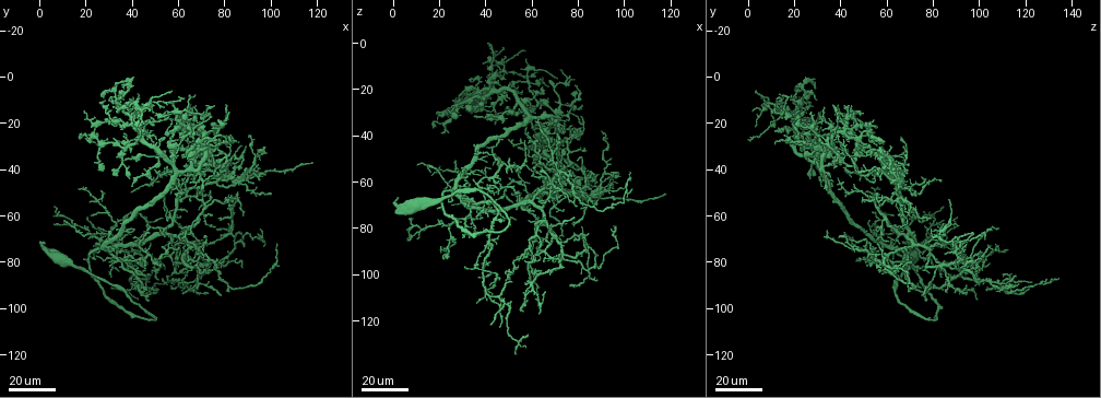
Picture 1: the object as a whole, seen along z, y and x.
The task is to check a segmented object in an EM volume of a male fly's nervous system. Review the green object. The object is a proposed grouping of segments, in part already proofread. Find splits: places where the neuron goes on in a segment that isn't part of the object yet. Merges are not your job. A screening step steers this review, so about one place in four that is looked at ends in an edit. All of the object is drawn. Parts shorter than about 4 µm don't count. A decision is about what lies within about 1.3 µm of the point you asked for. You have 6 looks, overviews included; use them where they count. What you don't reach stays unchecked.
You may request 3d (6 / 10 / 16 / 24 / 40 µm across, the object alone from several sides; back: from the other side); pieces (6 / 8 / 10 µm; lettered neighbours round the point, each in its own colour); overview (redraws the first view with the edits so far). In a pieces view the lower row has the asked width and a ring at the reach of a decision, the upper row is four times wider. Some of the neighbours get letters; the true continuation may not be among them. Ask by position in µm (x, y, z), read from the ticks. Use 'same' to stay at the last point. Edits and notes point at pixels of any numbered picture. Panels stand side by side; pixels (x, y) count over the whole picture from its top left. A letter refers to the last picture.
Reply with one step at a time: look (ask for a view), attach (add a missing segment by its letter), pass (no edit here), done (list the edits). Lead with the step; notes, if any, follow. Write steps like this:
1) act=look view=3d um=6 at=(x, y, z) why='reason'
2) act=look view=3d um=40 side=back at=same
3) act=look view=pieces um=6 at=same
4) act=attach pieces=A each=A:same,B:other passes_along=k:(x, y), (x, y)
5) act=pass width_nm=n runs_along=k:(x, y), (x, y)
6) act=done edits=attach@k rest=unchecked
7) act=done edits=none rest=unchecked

act=look view=3d um=24 at=(46, 86, 110) why='an open end'

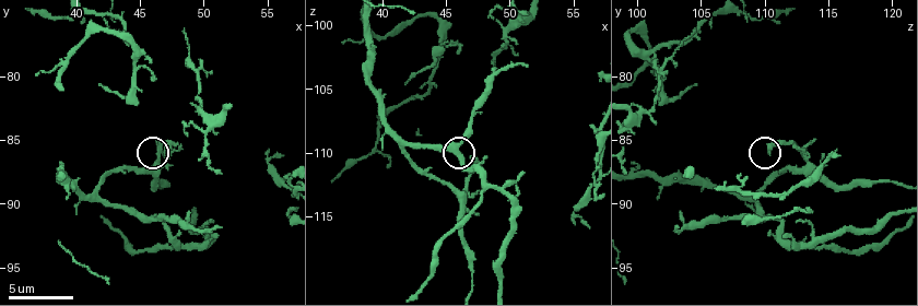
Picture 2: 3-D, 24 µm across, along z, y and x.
act=look view=pieces um=8 at=(46.8, 86.0, 110.4) why='what lies round it'

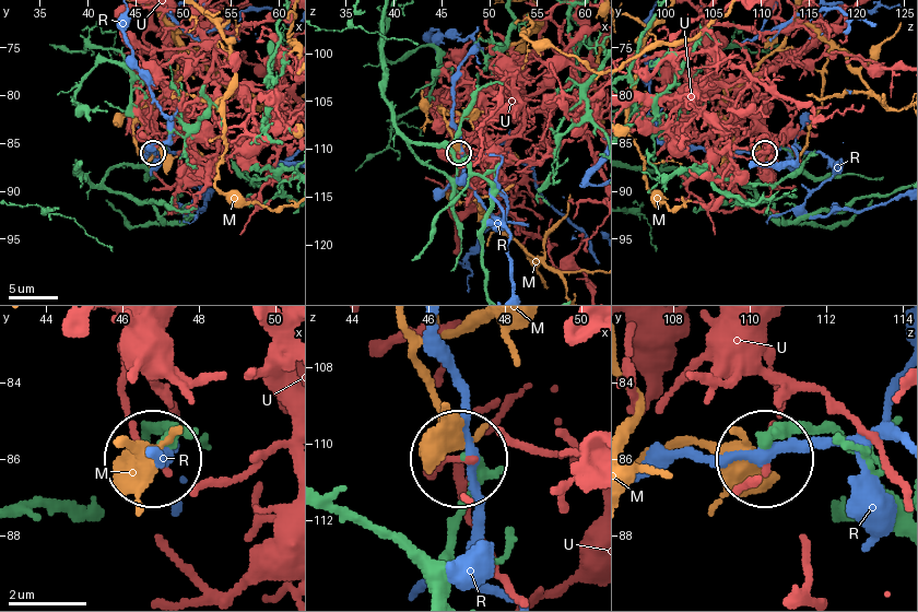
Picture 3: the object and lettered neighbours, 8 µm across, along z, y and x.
act=pass width_nm=210 each=M:other,R:other,U:other found='none of them fits'

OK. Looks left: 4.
act=look view=3d um=40 at=(75, 52, 52) why='an open end'

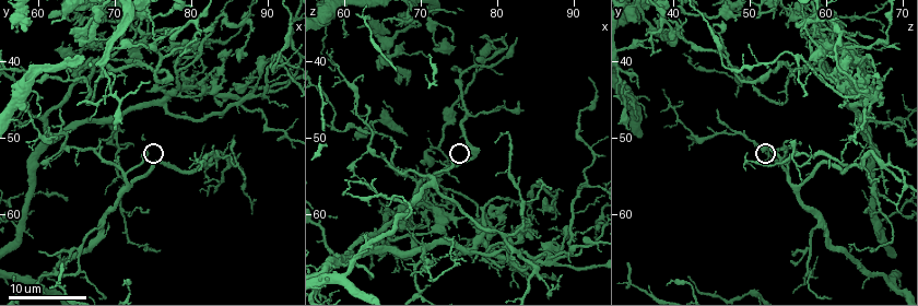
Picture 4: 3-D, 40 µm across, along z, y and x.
act=look view=3d um=6 at=(74.0, 51.5, 53.0) why='zoom in'

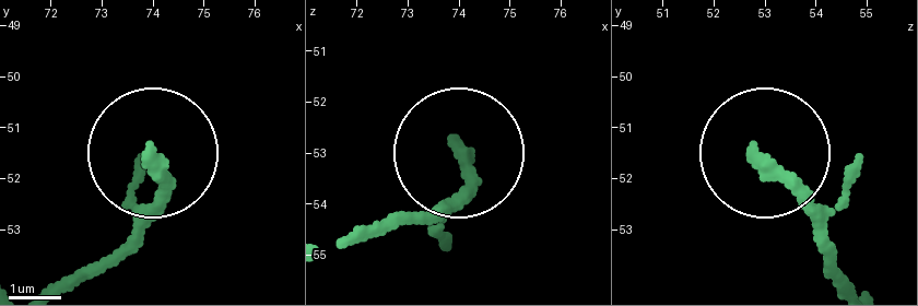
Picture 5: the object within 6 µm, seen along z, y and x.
act=look view=pieces um=6 at=(74.00, 51.40, 52.80)

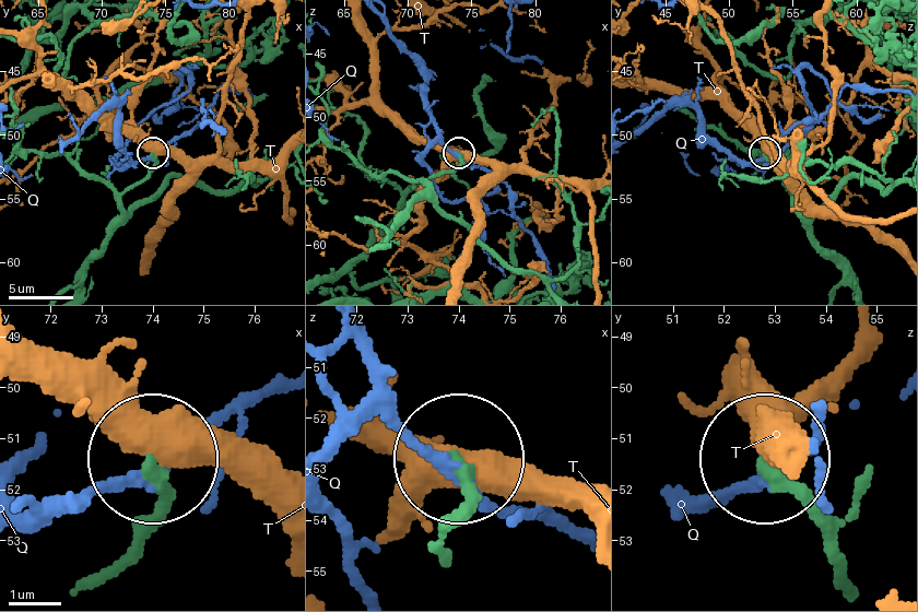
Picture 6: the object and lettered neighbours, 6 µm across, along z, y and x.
act=pass each=Q:other,T:other runs_along=6:(126, 553), (152, 466) found='no lettered segment goes on from it'

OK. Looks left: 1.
act=done edits=none rest=unchecked

